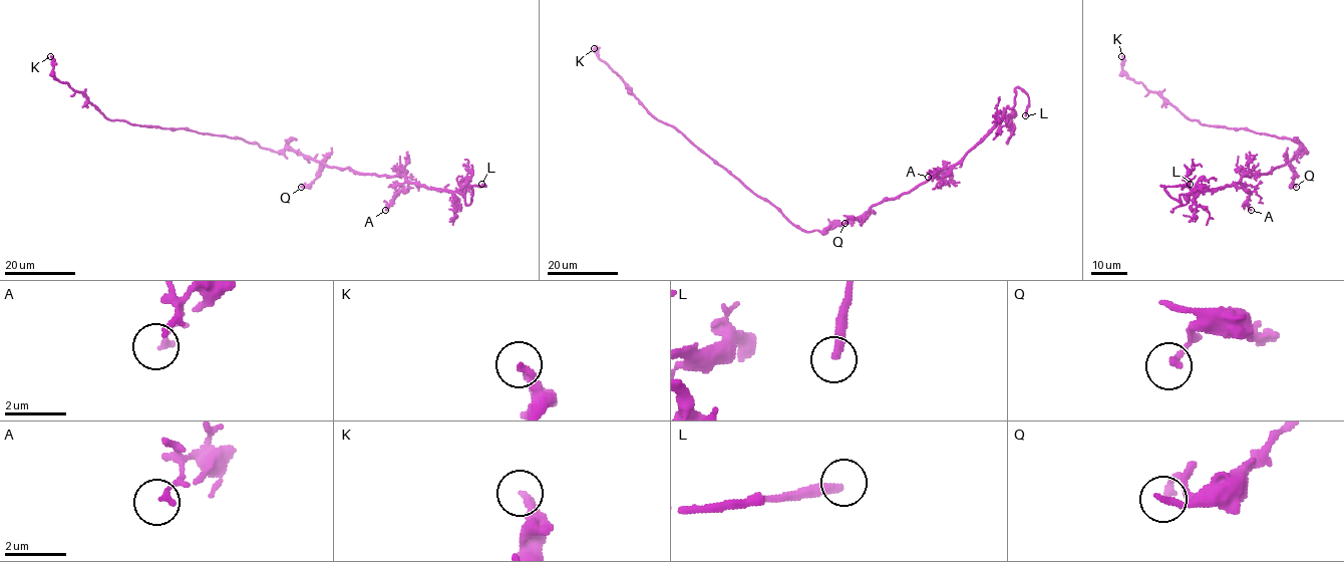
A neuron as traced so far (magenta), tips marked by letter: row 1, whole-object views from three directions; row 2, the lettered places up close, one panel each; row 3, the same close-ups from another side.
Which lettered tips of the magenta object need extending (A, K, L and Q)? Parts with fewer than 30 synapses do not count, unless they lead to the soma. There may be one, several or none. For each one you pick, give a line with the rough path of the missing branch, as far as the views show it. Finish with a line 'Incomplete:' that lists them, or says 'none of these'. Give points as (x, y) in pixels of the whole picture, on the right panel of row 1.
Incomplete: L

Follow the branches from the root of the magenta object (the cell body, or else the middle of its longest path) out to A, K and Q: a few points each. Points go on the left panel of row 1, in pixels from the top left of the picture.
A: (274, 152), (292, 150), (329, 167), (351, 168), (360, 174), (402, 176), (407, 188), (396, 193), (385, 210)
K: (274, 152), (238, 137), (109, 120), (81, 92), (55, 78), (50, 56)
Q: (274, 152), (292, 150), (319, 163), (317, 177), (301, 187)

